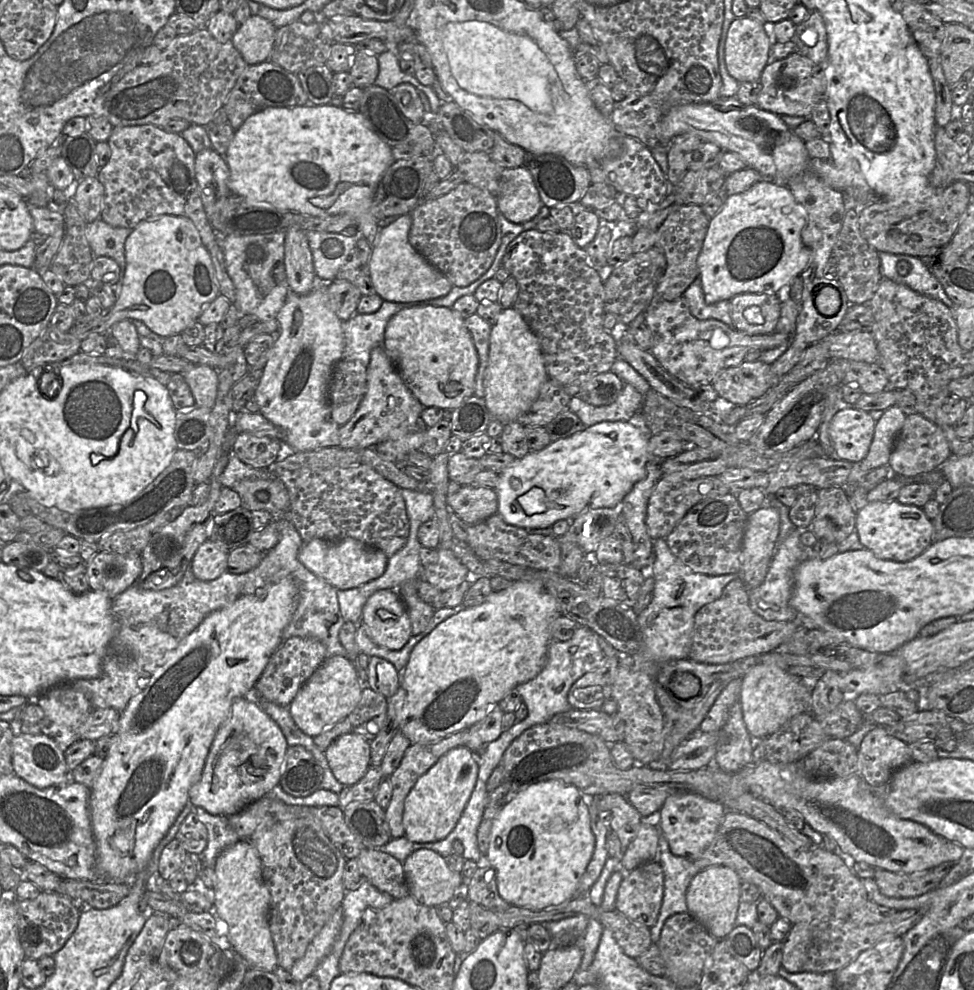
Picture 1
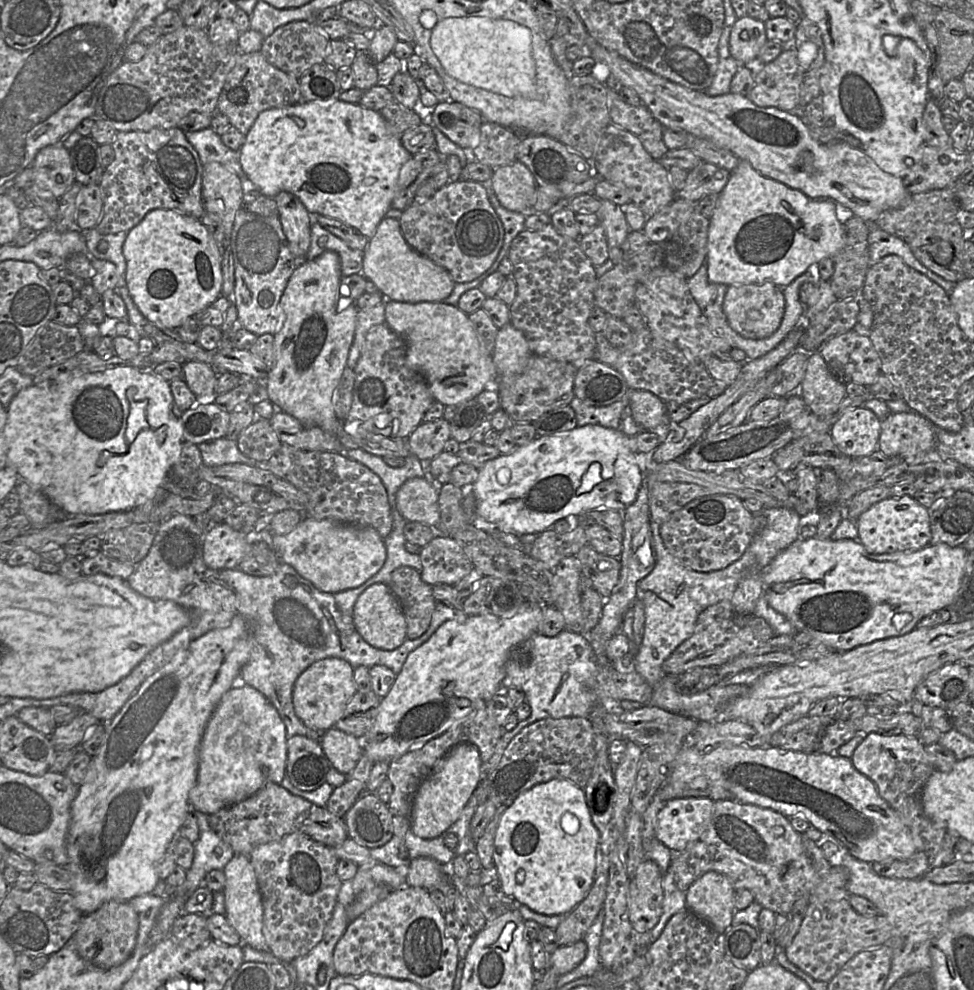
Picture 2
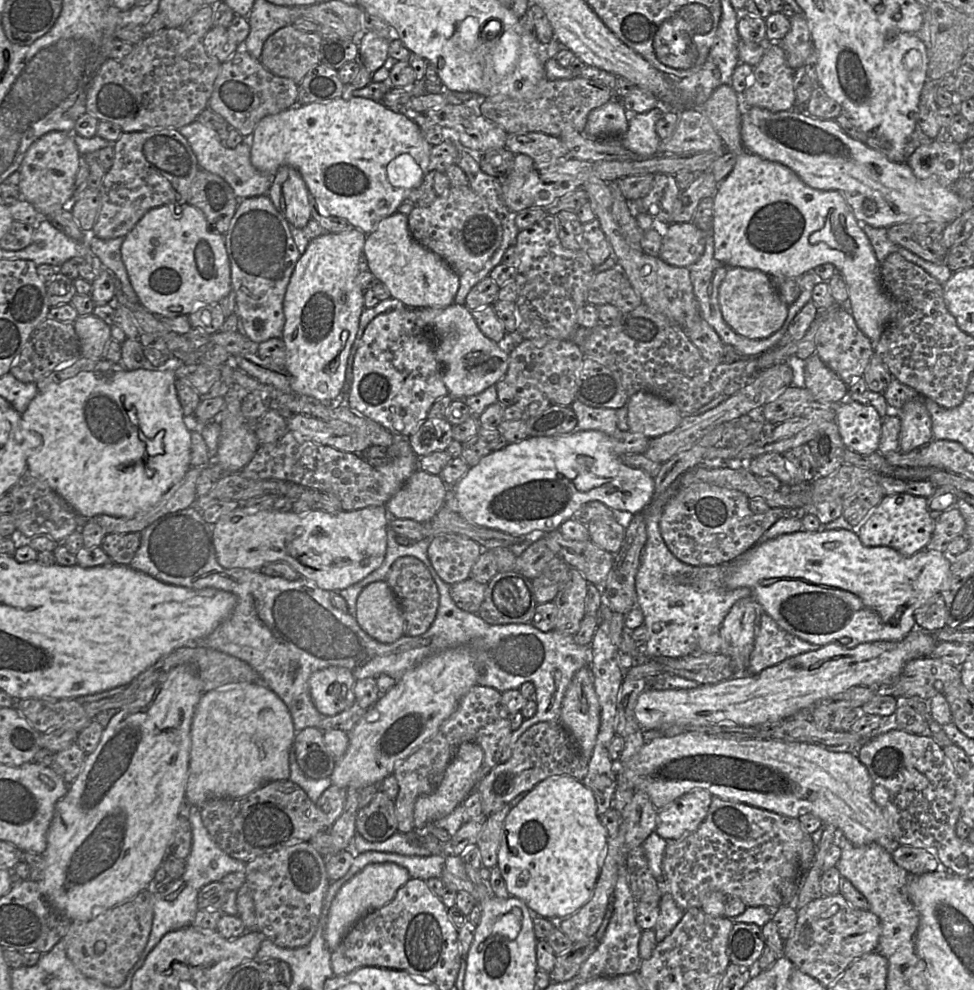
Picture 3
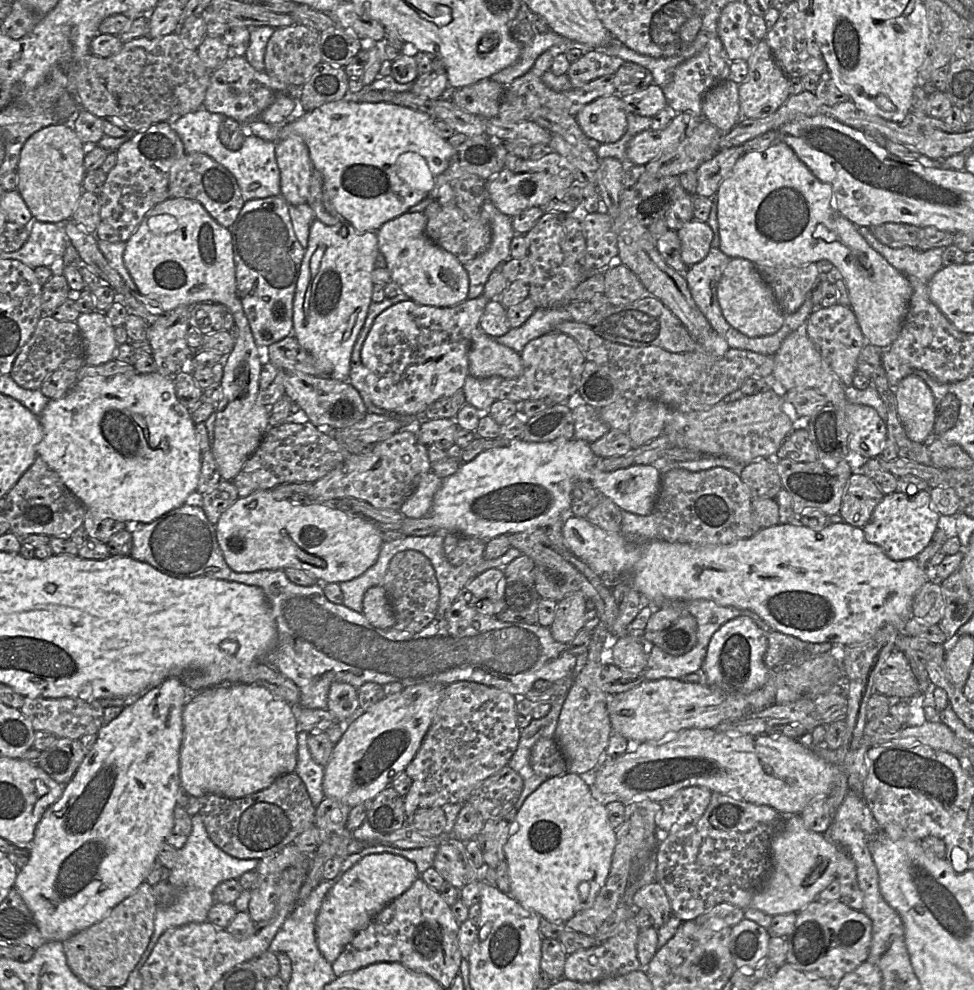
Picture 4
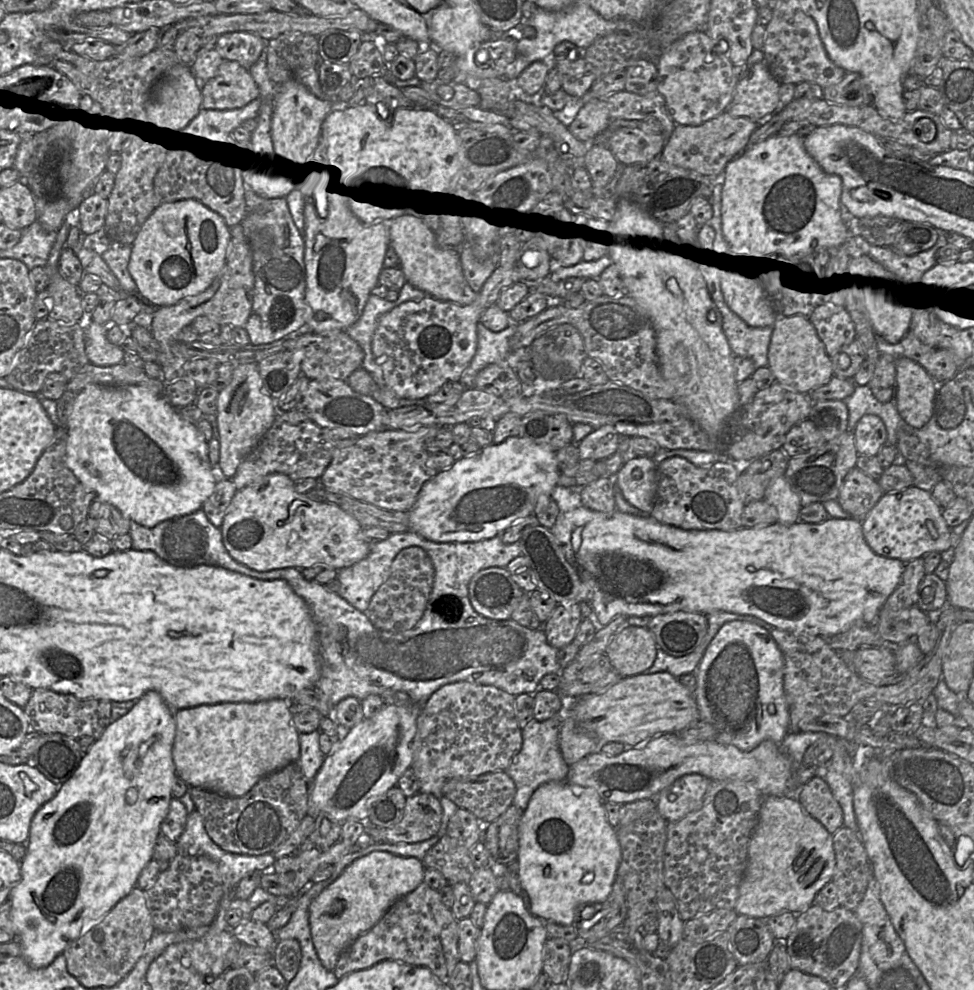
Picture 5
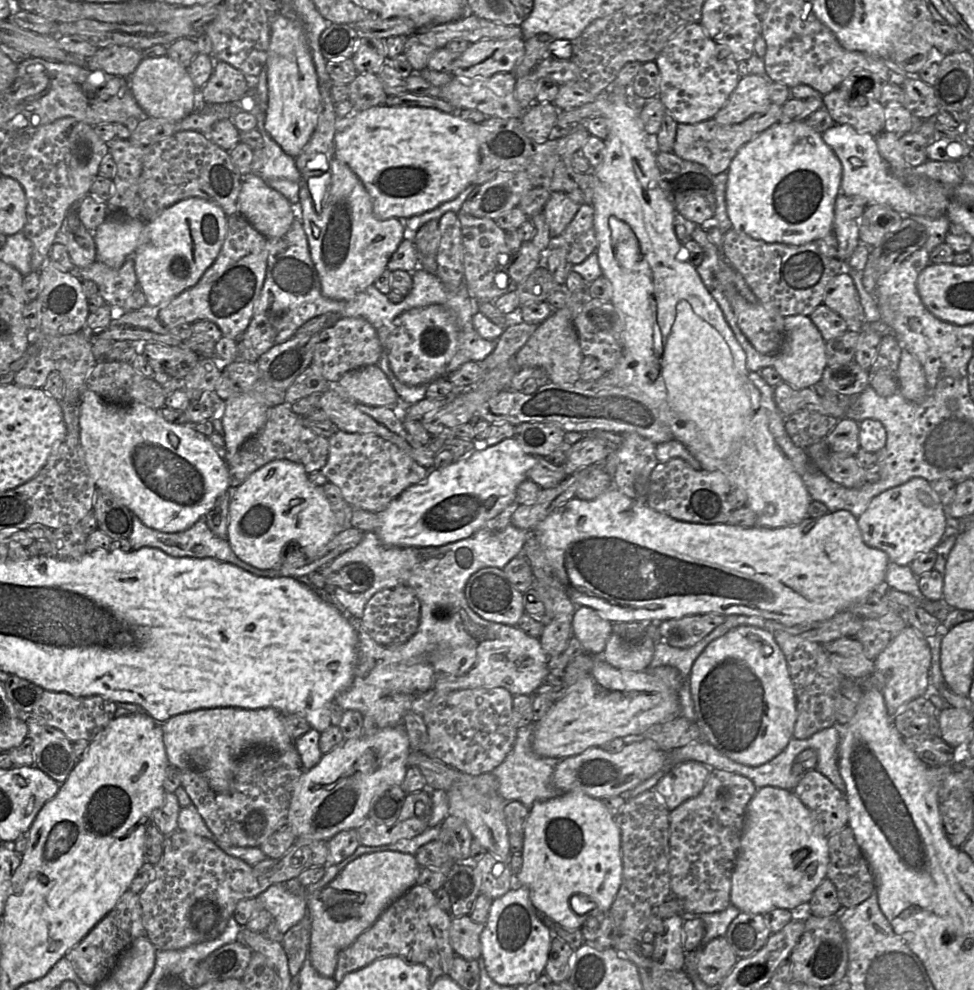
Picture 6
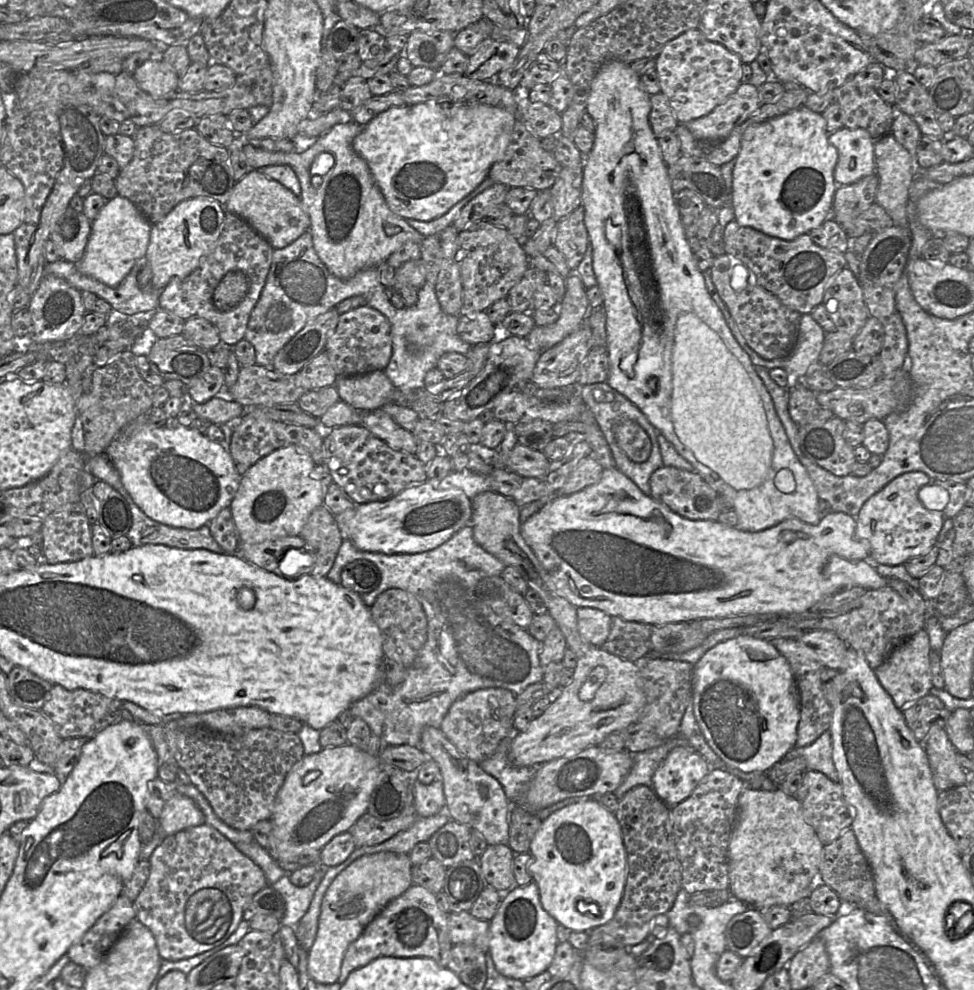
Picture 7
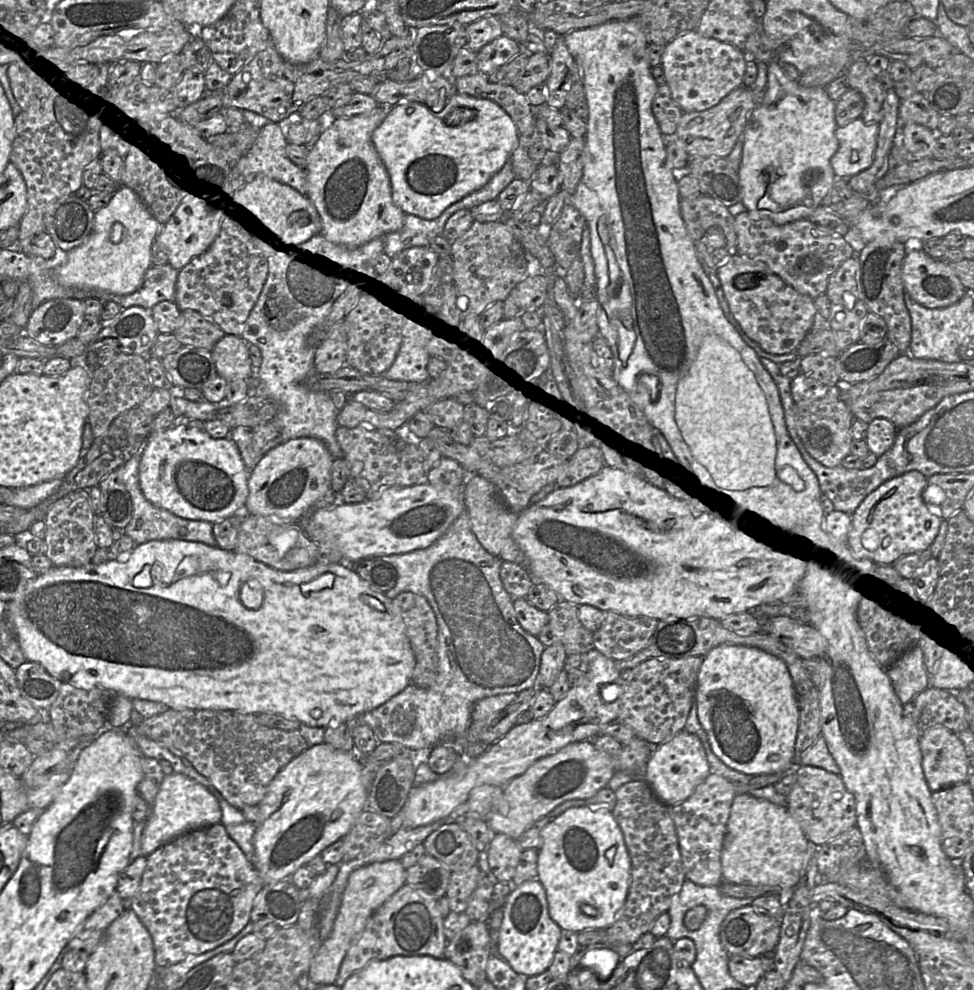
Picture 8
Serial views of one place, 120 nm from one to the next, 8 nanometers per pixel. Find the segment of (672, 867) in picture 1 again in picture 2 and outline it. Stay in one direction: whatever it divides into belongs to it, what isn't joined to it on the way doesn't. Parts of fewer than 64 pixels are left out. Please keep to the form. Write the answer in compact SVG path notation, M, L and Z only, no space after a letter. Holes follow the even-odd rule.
M669 866L663 876L663 892L662 914L658 923L650 931L652 942L659 938L667 922L674 914L687 909L686 892L681 891L676 885L672 866Z

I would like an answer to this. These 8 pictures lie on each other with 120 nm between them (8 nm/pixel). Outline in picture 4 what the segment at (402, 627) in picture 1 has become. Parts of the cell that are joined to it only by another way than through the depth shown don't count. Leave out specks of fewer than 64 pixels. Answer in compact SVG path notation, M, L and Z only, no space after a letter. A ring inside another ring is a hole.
M373 586L365 592L362 614L376 628L389 629L395 625L395 616L383 586Z

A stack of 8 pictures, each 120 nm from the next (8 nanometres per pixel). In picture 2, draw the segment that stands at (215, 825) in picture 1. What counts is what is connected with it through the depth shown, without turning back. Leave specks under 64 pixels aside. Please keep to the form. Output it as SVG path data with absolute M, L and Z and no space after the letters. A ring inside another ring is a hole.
M197 811L199 838L194 843L192 866L186 872L185 882L175 888L174 895L191 897L203 885L205 876L212 870L223 870L235 855L232 847L225 843L210 827L209 815Z

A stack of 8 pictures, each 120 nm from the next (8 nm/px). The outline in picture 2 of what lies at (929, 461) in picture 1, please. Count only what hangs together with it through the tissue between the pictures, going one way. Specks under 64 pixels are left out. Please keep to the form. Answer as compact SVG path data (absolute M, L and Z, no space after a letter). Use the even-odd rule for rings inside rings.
M914 411L889 413L881 421L877 450L887 457L914 460L921 453L936 450L935 427Z

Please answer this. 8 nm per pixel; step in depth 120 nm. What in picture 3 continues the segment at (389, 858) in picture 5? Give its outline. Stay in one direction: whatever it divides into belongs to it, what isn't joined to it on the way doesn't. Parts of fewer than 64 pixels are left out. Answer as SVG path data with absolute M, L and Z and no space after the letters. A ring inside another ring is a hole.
M392 862L365 866L340 888L331 903L325 930L325 941L328 948L334 951L360 919L369 912L380 909L391 902L397 891L410 879L411 876L406 868Z

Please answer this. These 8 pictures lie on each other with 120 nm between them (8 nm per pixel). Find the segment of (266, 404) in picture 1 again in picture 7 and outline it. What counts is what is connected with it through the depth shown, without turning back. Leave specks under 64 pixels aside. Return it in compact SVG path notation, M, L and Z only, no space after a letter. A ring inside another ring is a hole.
M341 122L319 136L304 152L271 152L252 144L246 144L242 151L252 170L269 165L286 164L295 172L301 185L300 200L309 215L309 231L313 238L314 249L328 268L338 278L348 279L357 272L378 267L407 241L420 244L424 235L411 227L408 221L394 214L387 205L366 161L352 147L354 138L363 126L354 122Z

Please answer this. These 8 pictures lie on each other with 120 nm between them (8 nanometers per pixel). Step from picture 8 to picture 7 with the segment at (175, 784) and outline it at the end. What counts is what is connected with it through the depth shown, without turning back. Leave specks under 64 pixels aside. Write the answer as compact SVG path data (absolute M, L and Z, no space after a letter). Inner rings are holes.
M175 792L165 803L158 824L165 836L170 836L205 824L205 817L194 800Z

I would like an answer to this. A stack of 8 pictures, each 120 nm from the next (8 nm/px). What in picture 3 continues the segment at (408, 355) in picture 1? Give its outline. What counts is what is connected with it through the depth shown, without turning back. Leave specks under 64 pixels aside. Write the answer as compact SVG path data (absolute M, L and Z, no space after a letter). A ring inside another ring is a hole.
M452 303L445 307L418 307L416 316L432 329L436 337L435 352L443 369L443 381L454 399L476 395L496 384L506 374L509 352L502 342L496 343L479 329L472 311Z

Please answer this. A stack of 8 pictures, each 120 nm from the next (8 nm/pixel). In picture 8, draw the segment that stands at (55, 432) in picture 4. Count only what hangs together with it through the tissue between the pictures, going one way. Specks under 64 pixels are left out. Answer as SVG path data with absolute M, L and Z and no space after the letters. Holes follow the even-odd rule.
M185 426L151 433L139 462L139 484L147 500L178 517L212 524L243 510L248 477L231 437L213 439L204 430Z

